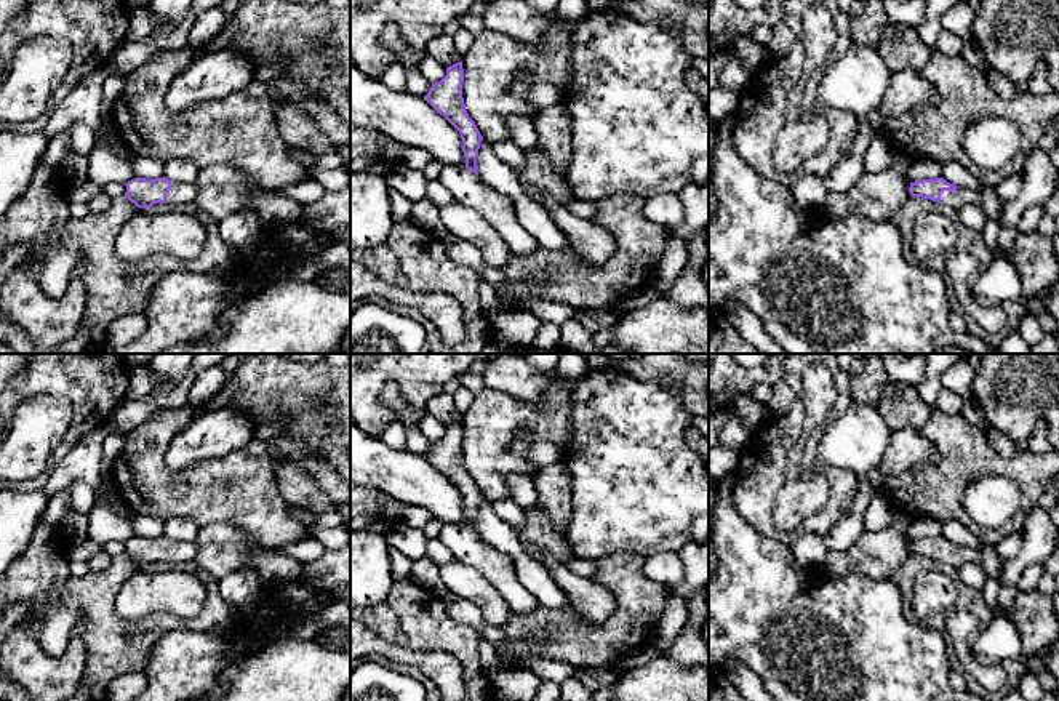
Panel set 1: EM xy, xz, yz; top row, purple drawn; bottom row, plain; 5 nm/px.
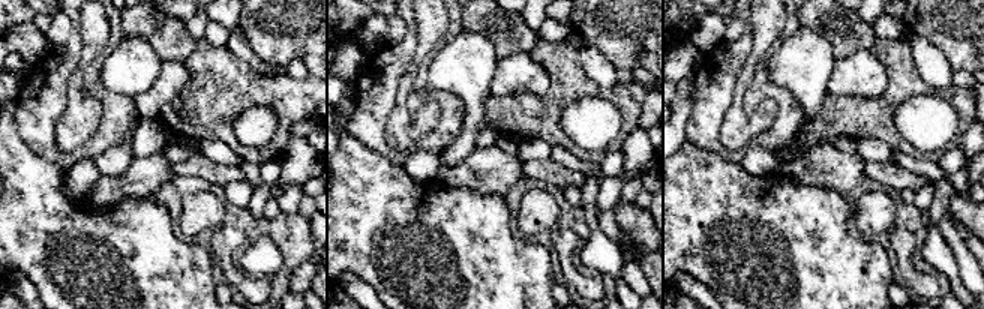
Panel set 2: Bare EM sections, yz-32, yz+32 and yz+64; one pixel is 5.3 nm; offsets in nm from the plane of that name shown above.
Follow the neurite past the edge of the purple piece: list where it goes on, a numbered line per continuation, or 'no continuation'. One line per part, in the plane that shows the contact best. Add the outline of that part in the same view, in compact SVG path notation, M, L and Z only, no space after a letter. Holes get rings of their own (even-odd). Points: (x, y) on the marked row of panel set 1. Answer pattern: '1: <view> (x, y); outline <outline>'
1: yz (957, 199); outline M957 187L953 192L944 190L939 203L955 210L961 208L963 205L981 205L981 194L977 190Z

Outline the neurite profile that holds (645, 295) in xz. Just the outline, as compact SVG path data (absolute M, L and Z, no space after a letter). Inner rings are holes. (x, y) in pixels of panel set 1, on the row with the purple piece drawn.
M649 285L640 288L638 291L632 293L625 301L622 302L624 306L629 306L632 309L640 309L656 299L656 291Z

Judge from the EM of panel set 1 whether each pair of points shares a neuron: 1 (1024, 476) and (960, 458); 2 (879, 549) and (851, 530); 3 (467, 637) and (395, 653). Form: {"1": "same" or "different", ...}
{"1": "same", "2": "different", "3": "different"}

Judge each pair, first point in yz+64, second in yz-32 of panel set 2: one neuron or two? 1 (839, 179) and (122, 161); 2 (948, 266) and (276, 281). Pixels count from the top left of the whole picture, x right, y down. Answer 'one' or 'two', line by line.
1: two
2: two

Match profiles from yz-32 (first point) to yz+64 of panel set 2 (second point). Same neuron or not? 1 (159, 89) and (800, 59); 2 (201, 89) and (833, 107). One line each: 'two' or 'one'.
1: two
2: one

